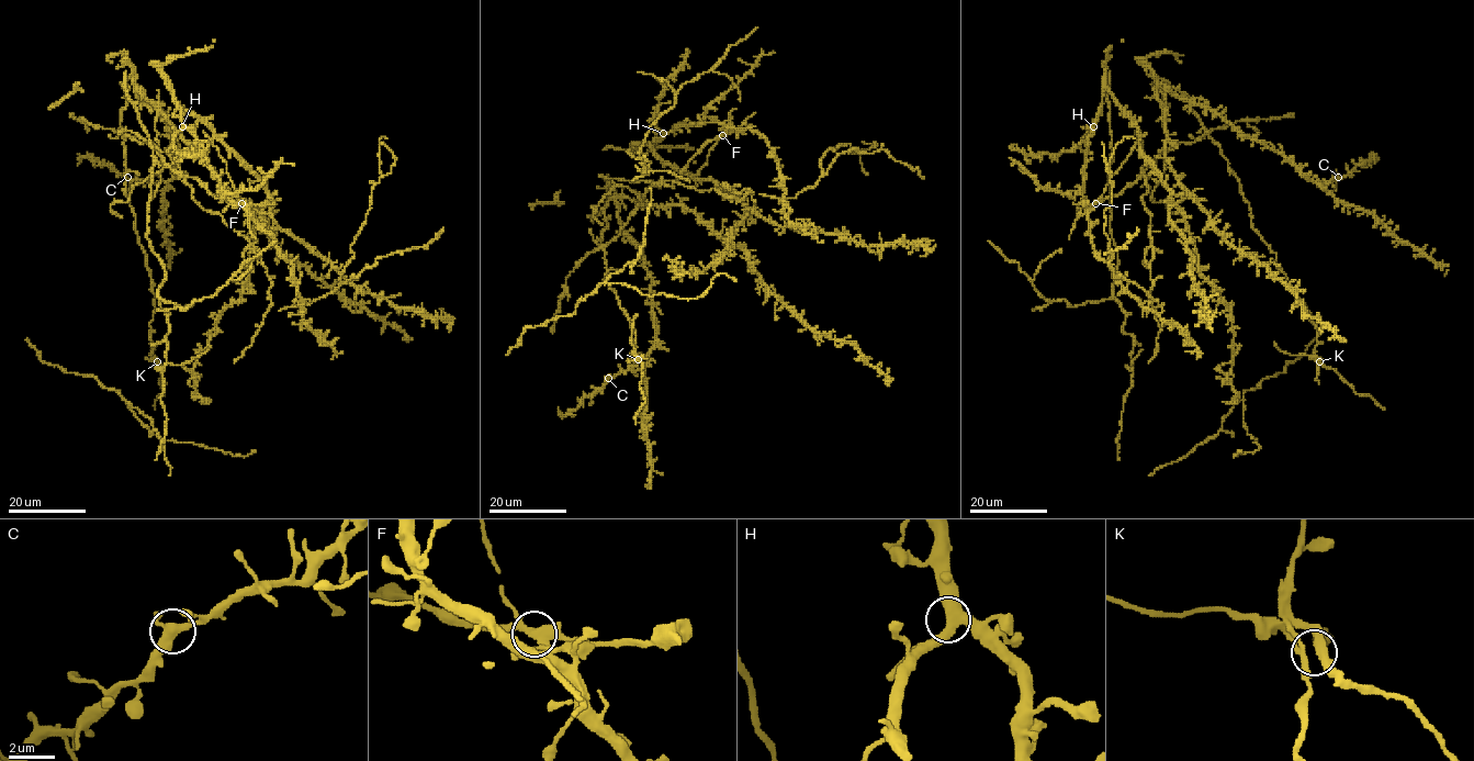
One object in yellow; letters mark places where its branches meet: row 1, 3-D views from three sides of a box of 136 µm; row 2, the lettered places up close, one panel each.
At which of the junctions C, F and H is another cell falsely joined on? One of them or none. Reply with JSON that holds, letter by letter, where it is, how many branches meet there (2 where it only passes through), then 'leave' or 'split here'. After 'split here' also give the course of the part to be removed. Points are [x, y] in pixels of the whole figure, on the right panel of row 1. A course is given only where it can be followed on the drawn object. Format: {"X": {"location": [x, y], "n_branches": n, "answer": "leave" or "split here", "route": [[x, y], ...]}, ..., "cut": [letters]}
{"C": {"location": [1338, 177], "n_branches": 3, "answer": "leave"}, "F": {"location": [1095, 203], "n_branches": 3, "answer": "split here", "route": [[1095, 202], [1117, 196], [1176, 144], [1207, 135], [1239, 181], [1250, 224], [1309, 314], [1315, 355], [1385, 409]]}, "H": {"location": [1093, 126], "n_branches": 3, "answer": "leave"}, "cut": ["F"]}

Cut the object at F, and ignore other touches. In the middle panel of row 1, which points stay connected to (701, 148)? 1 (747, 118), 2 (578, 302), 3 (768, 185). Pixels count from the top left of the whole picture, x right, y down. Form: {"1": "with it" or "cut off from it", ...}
{"1": "with it", "2": "cut off from it", "3": "cut off from it"}

